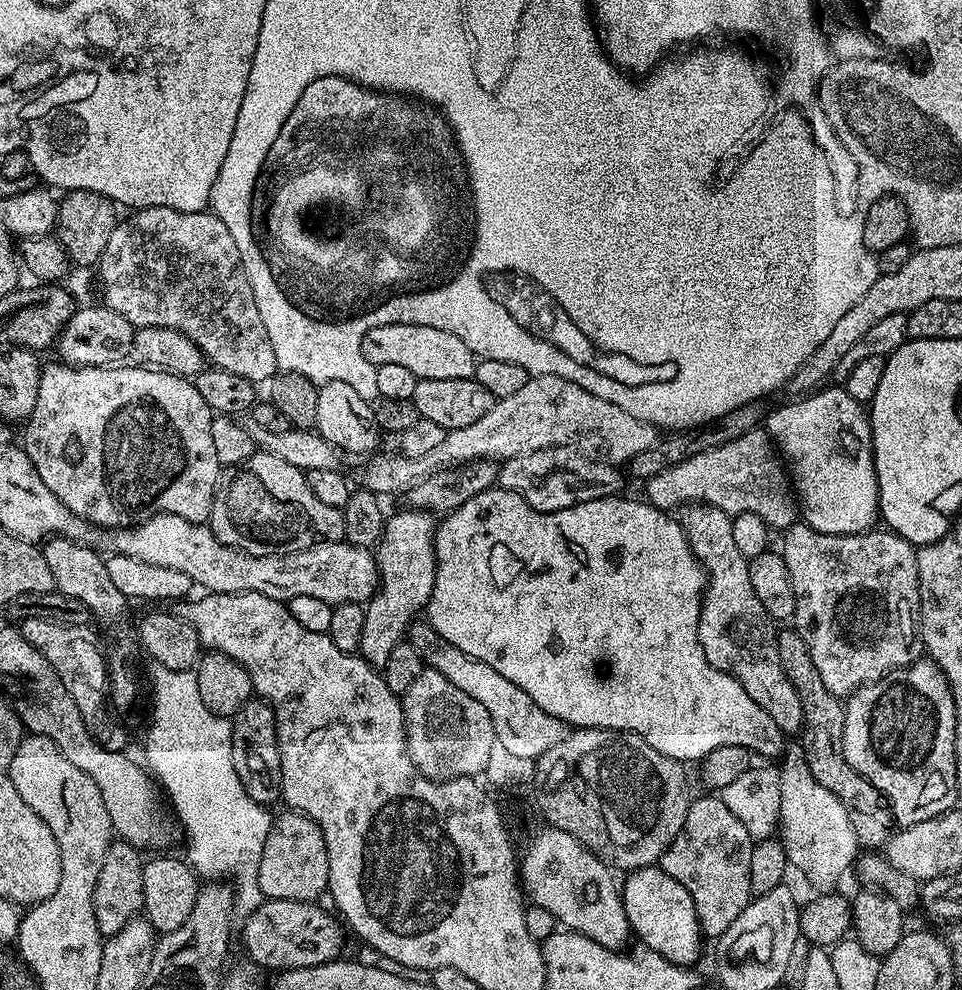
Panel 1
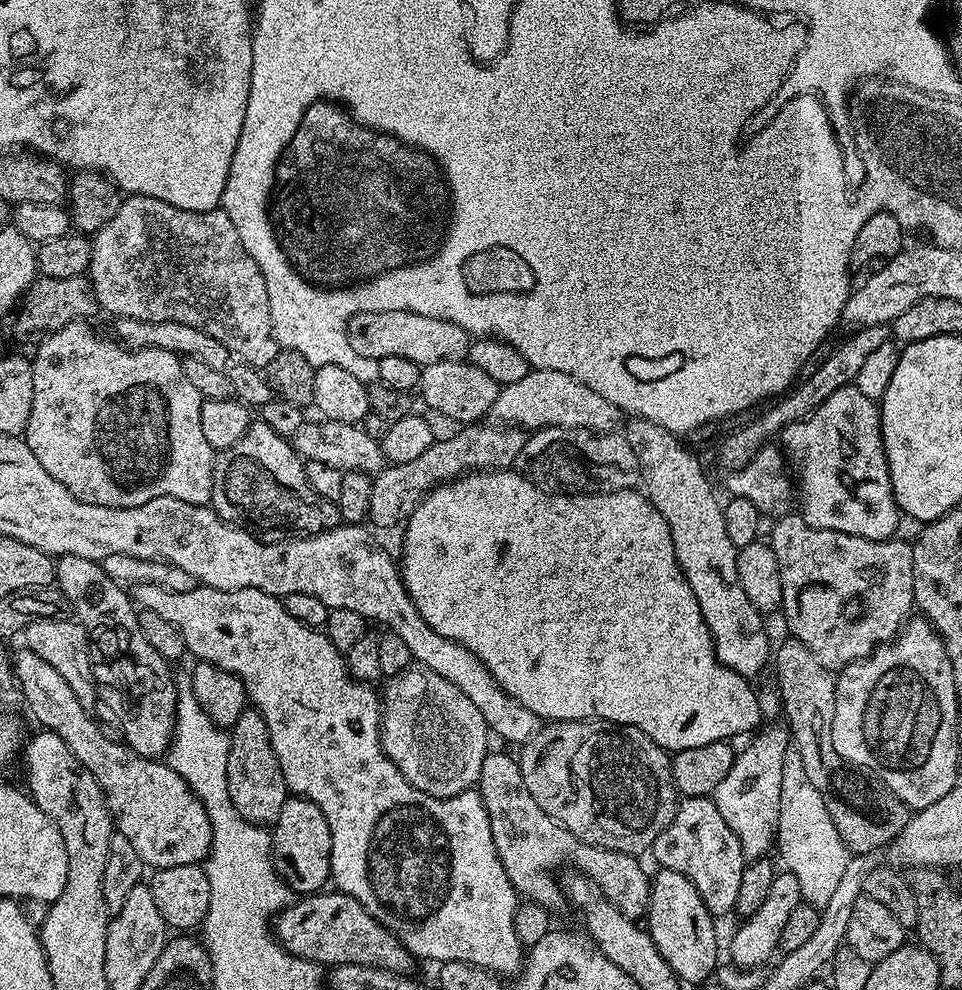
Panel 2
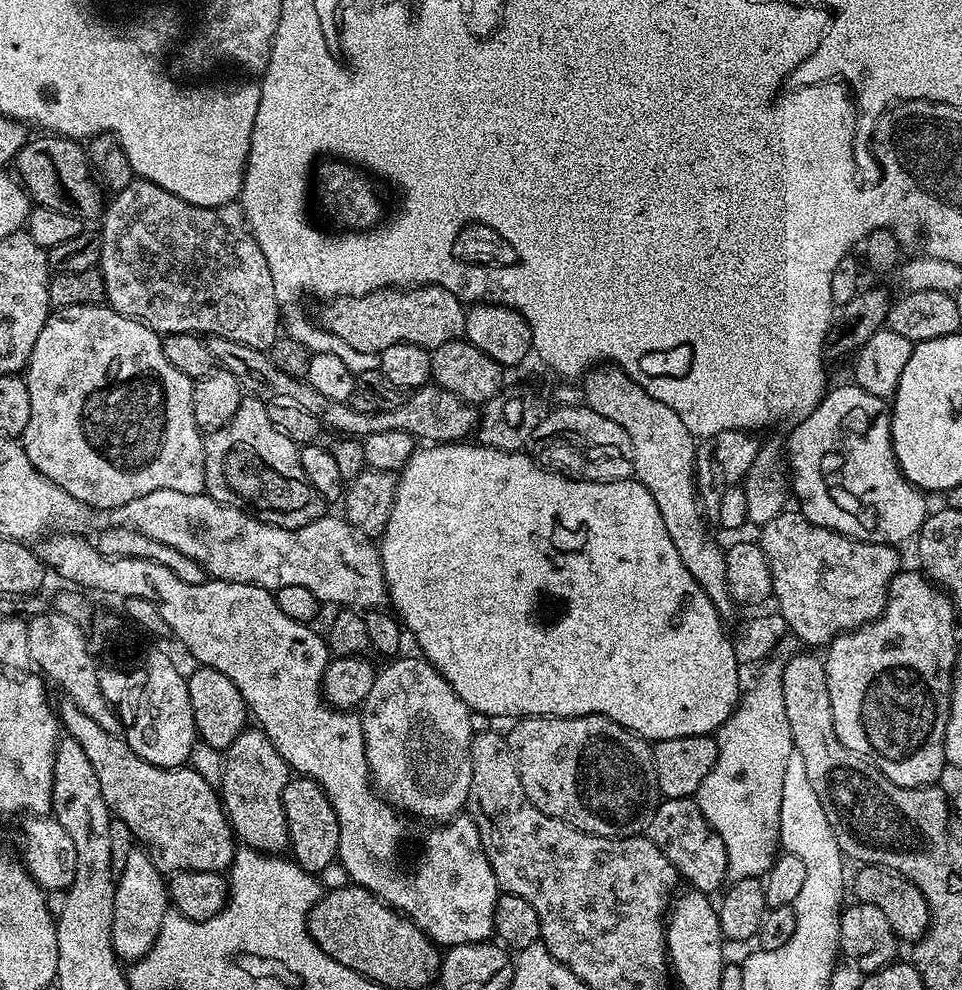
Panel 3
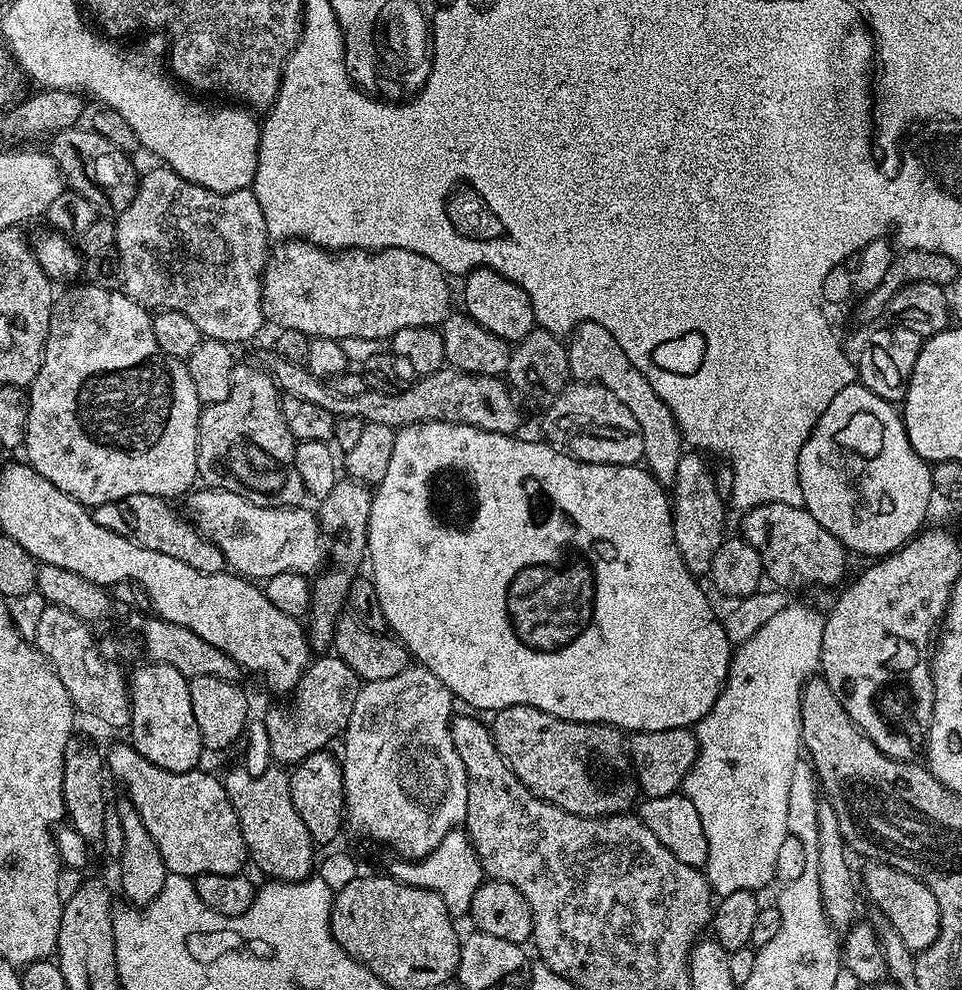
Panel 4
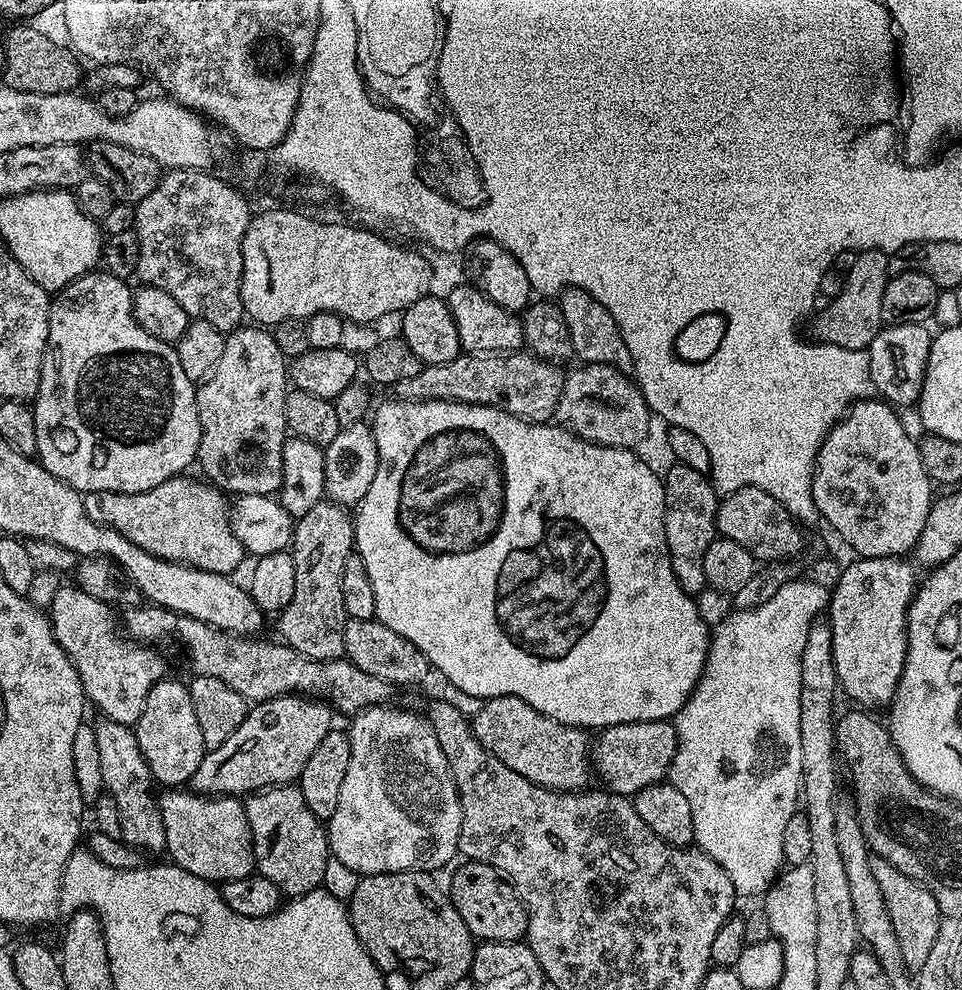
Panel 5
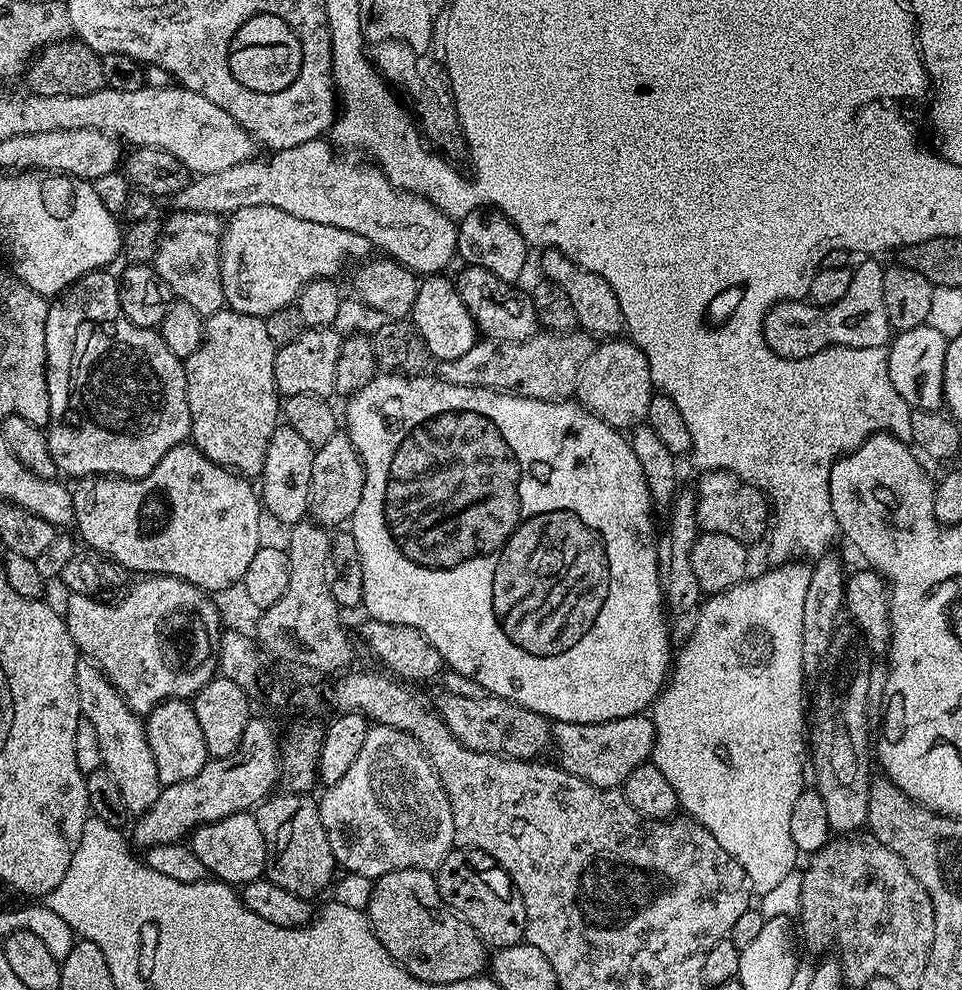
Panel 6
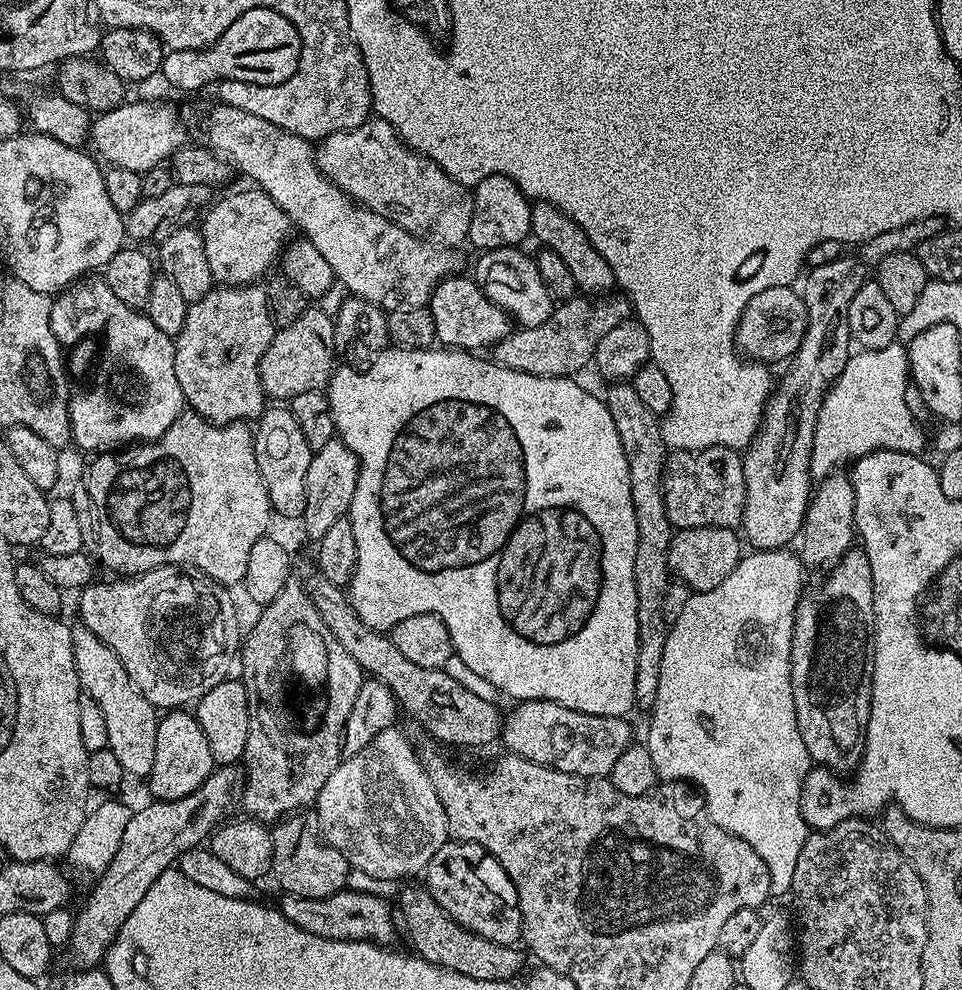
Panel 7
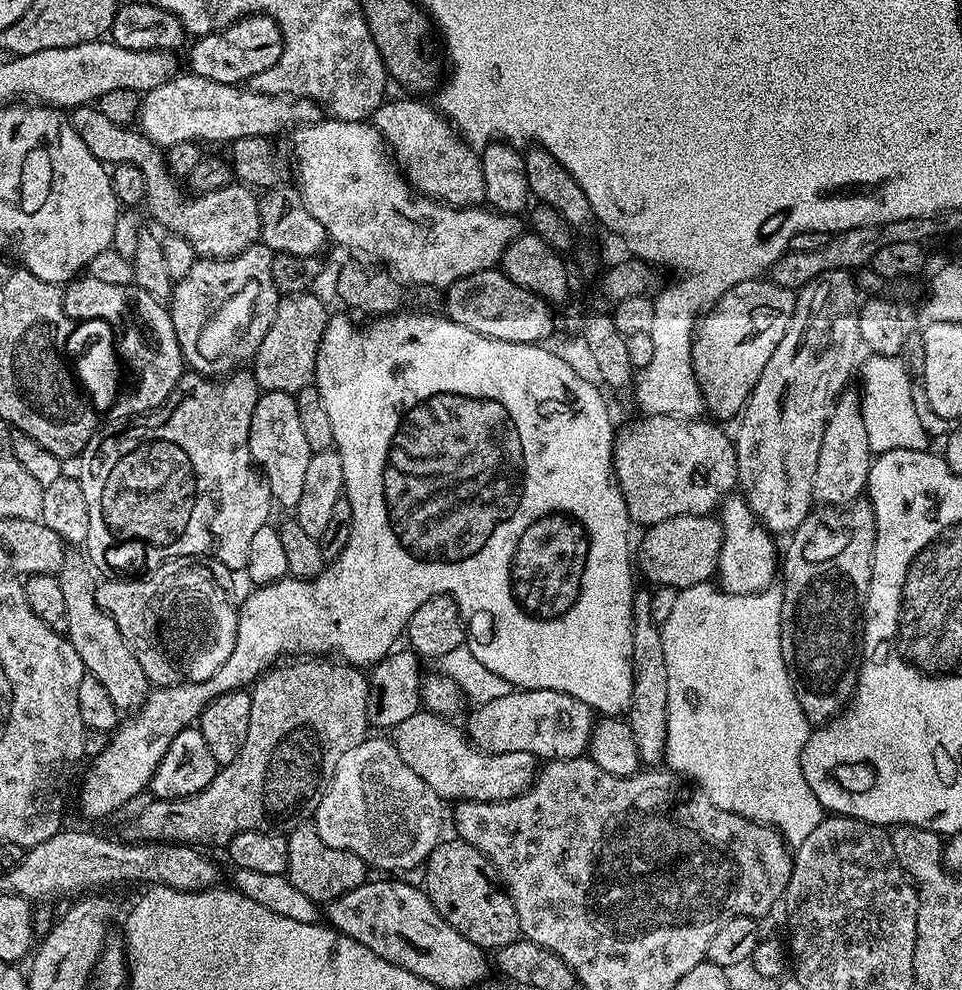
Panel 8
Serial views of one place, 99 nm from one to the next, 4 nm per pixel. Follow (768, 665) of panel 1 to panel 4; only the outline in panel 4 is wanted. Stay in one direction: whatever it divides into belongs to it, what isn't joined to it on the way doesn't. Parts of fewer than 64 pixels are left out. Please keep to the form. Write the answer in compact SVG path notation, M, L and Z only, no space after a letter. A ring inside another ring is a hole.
M586 320L572 330L566 347L571 377L579 383L603 385L630 410L642 434L645 465L661 484L671 485L684 448L682 437L673 412L658 398L658 394L654 392L645 375L630 362L630 358L615 341L614 336L605 327L599 326L592 320Z

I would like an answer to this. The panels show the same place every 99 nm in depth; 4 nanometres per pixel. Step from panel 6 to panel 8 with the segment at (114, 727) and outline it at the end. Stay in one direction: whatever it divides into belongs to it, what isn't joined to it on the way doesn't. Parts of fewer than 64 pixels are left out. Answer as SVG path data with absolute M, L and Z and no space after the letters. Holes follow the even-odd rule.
M65 555L64 564L58 573L62 594L66 598L67 638L74 650L78 650L85 669L95 676L98 682L102 682L102 686L106 686L106 694L110 694L116 709L131 709L149 691L150 681L146 678L142 666L138 666L138 658L134 658L114 618L110 618L110 614L101 608L97 581L92 581L93 573L85 557L80 556Z

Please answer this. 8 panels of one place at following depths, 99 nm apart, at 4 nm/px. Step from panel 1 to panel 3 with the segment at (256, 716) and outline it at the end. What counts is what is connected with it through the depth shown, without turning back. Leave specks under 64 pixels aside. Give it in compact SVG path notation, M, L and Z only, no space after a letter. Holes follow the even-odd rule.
M245 727L244 732L238 734L238 738L234 738L232 745L223 753L218 791L224 804L224 813L232 823L232 831L243 847L269 854L283 853L289 847L286 810L282 806L282 790L286 790L289 779L288 763L284 761L282 754L278 754L274 742L270 742L270 738L266 738L259 727Z

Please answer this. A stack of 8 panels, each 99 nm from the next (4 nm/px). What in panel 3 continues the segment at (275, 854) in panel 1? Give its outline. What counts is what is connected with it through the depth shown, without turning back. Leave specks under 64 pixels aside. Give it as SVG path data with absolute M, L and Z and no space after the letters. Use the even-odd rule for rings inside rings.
M297 775L289 779L286 790L282 790L282 806L286 810L290 852L296 863L313 874L321 874L331 864L335 865L340 833L338 814L334 814L334 806L330 806L330 798L322 786L308 776Z

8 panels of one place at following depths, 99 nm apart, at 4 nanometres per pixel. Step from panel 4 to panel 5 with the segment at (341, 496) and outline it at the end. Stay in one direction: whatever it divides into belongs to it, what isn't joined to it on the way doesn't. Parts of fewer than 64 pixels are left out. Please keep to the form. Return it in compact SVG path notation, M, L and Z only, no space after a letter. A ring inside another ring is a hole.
M327 498L319 500L295 521L290 545L294 558L294 598L290 598L290 606L279 613L278 620L283 643L310 660L338 660L344 656L346 617L342 606L342 566L346 566L346 558L353 555L355 538L353 513L345 505L334 504Z

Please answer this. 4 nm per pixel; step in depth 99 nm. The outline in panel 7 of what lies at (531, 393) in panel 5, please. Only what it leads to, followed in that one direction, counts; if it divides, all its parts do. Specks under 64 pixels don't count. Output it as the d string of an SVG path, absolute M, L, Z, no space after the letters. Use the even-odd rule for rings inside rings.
M577 294L557 303L550 318L546 318L542 326L517 327L509 332L506 338L498 341L494 345L496 363L535 376L575 377L577 375L575 372L580 372L587 364L593 363L596 354L595 344L606 334L610 334L614 326L618 326L626 319L625 297L620 294L612 295L589 299L587 295Z

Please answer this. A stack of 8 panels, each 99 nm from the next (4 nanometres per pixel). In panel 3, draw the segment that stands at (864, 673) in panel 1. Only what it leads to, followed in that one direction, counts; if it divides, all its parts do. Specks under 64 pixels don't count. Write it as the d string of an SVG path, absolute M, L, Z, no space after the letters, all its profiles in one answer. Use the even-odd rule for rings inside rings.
M785 510L778 518L771 518L759 529L758 543L766 554L772 575L772 596L780 609L778 615L787 624L787 631L801 640L801 645L831 644L836 636L853 632L863 624L884 613L888 601L888 587L896 573L901 571L900 556L895 547L887 542L868 544L865 540L851 540L833 528L823 528L807 520L798 510Z

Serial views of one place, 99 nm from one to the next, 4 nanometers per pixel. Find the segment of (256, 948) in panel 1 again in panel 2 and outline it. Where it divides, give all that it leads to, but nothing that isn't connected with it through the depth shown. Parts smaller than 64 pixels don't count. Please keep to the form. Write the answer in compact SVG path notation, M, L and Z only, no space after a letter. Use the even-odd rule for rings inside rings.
M339 890L328 891L297 899L297 904L289 903L276 917L274 935L287 952L321 966L357 964L399 974L413 971L414 957L394 933L379 924L354 898Z

